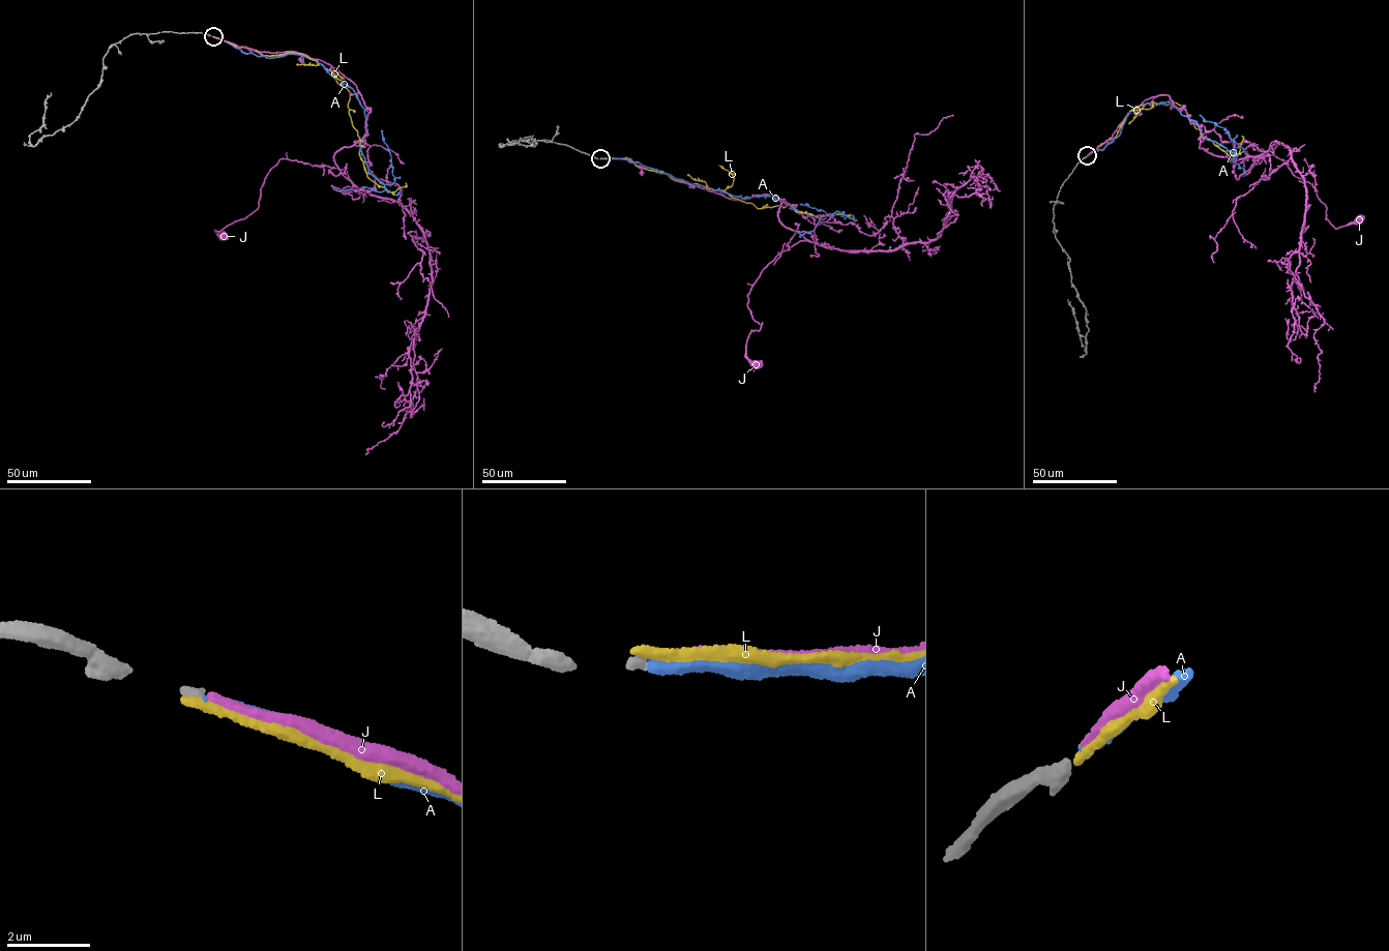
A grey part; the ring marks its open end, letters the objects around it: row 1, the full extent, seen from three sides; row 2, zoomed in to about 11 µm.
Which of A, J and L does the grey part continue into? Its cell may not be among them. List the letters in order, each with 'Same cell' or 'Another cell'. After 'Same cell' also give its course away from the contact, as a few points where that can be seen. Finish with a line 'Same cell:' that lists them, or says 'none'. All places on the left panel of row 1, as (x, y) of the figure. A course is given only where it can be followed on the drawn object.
A: Another cell
J: Same cell. Its course: (213, 36), (329, 64), (371, 111), (365, 136), (333, 155), (348, 178), (282, 158), (258, 208), (222, 235)
L: Another cell
Same cell: J

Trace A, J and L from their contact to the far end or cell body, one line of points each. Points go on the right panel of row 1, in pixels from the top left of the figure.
A: (1087, 155), (1120, 134), (1136, 108), (1168, 100), (1198, 124), (1202, 137), (1234, 151), (1227, 129), (1199, 115)
J: (1087, 155), (1134, 107), (1168, 94), (1199, 127), (1199, 147), (1274, 155), (1317, 190), (1335, 229), (1360, 219)
L: (1086, 156), (1117, 136), (1133, 108), (1153, 101), (1182, 106), (1201, 135), (1229, 155), (1239, 152), (1241, 136)

